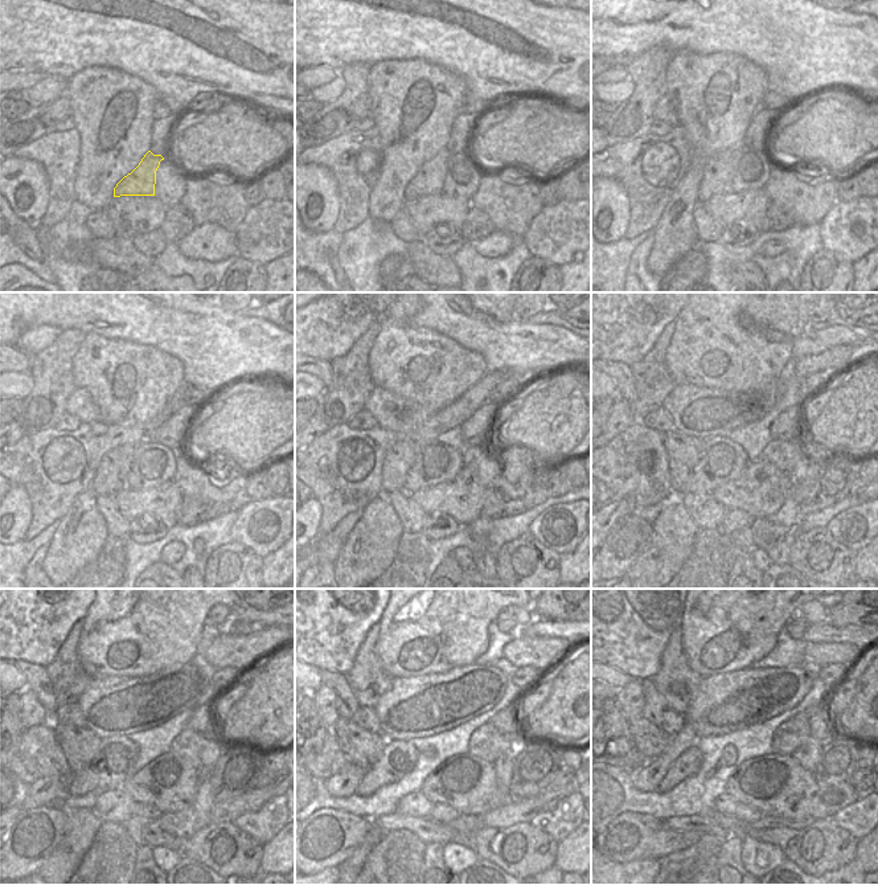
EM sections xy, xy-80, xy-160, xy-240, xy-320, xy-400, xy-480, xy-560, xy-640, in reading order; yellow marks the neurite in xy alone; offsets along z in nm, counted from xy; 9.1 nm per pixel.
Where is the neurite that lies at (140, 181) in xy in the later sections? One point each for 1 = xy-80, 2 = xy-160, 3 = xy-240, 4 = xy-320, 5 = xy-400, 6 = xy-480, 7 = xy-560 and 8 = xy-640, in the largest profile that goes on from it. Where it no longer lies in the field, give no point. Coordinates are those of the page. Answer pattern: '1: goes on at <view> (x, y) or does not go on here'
1: goes on at xy-80 (430, 179)
2: goes on at xy-160 (719, 169)
3: goes on at xy-240 (110, 478)
4: goes on at xy-320 (399, 458)
5: goes on at xy-400 (682, 450)
6: goes on at xy-480 (79, 745)
7: goes on at xy-560 (362, 748)
8: goes on at xy-640 (649, 740)

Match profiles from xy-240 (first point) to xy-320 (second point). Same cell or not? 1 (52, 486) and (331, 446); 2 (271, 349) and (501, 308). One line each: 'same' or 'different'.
1: same
2: different

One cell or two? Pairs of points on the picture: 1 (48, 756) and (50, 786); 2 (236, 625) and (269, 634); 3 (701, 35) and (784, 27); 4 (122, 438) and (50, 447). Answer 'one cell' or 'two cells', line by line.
1: two cells
2: two cells
3: one cell
4: one cell

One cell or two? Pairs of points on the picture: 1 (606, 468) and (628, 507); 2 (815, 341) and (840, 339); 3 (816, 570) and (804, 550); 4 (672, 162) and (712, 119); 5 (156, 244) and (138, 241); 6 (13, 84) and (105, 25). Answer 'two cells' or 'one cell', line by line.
1: two cells
2: one cell
3: one cell
4: two cells
5: one cell
6: two cells

